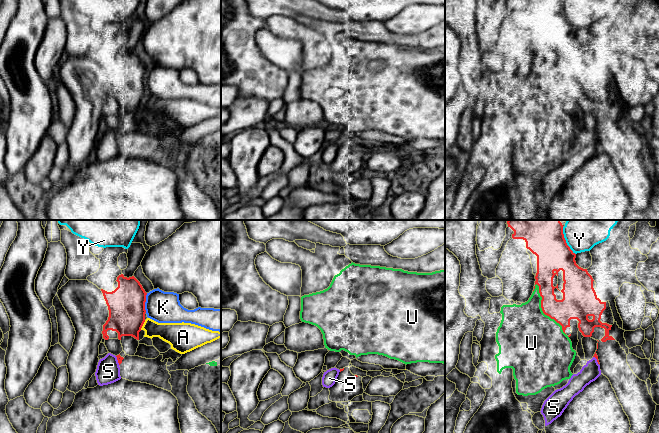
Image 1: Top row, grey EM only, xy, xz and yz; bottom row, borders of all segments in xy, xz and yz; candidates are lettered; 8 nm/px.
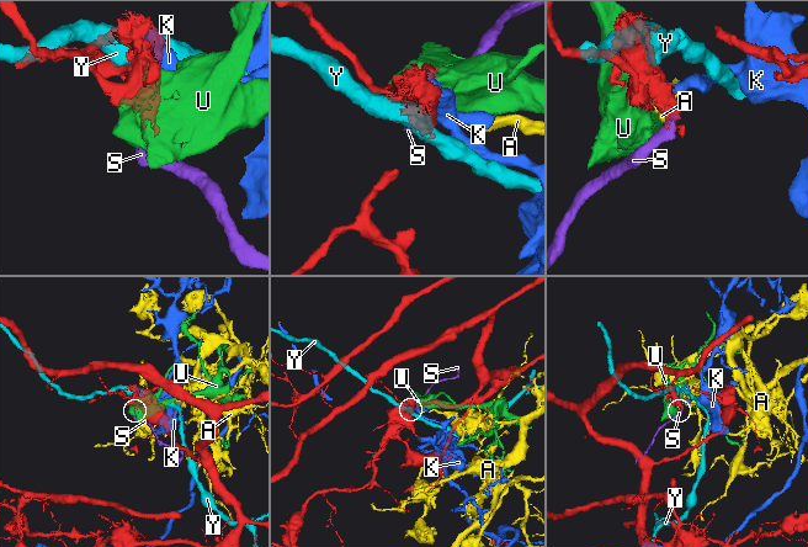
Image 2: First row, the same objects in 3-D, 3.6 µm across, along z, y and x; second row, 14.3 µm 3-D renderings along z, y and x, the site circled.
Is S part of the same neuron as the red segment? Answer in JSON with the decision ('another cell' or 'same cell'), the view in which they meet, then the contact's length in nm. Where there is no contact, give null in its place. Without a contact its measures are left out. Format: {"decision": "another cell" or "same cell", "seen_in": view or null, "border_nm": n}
{"decision": "another cell", "seen_in": "xy", "border_nm": 90}

